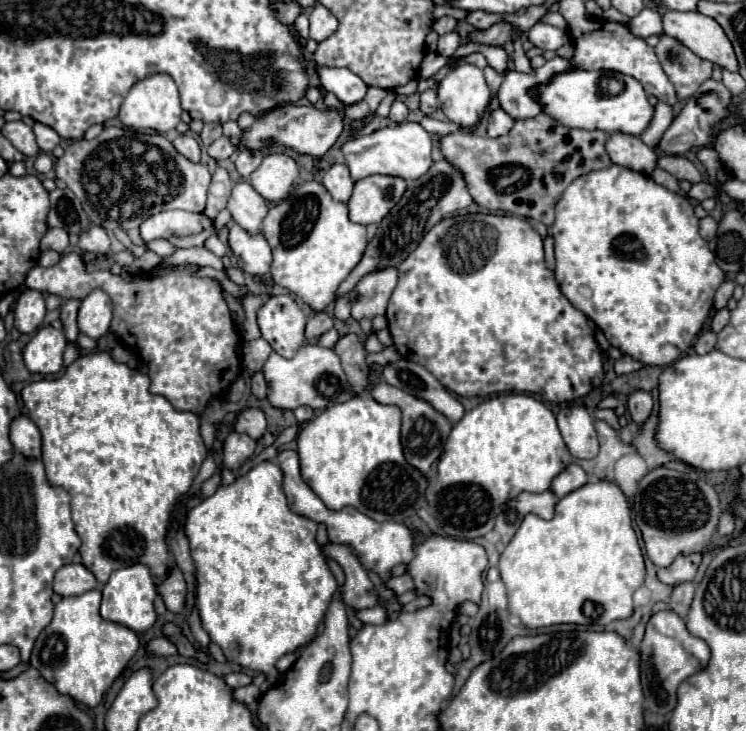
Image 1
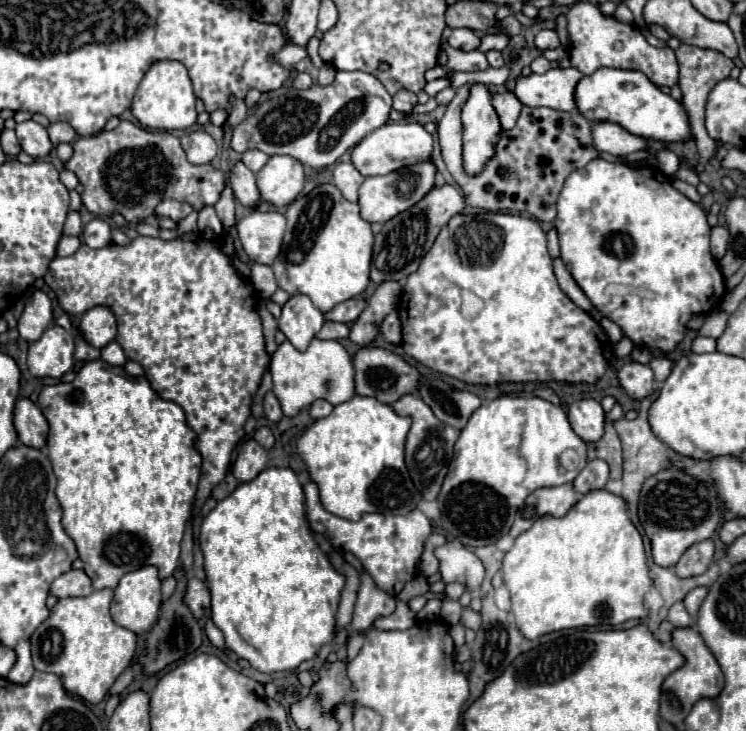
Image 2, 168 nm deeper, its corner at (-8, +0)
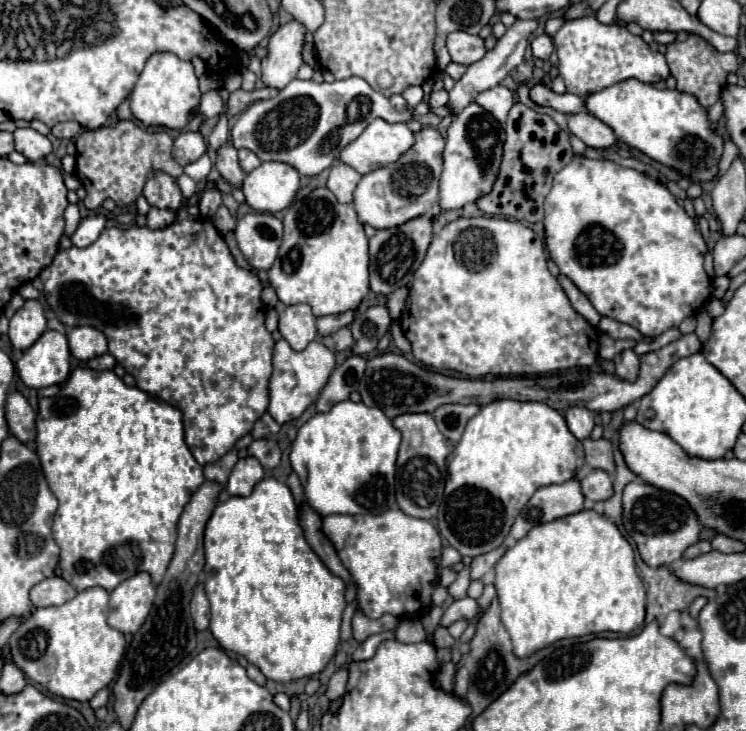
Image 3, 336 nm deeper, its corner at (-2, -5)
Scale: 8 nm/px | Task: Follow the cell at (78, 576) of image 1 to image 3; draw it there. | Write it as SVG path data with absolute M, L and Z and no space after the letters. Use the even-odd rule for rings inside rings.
M62 576L46 578L30 590L30 598L36 608L60 606L60 604L72 600L76 594L78 594L76 588L70 582L66 582Z

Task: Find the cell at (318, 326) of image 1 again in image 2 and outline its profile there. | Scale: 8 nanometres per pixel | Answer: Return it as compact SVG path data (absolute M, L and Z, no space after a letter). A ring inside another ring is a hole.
M324 321L320 333L316 335L318 339L346 339L350 333L350 327L344 323L332 323L332 321Z

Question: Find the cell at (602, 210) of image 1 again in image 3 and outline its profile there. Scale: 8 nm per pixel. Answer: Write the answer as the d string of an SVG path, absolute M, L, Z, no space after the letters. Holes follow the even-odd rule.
M580 158L580 160L572 160L566 168L562 168L556 176L554 176L554 184L552 184L552 190L544 202L544 230L546 230L546 218L548 218L548 232L546 232L546 246L550 250L550 258L558 264L560 268L560 274L568 276L578 288L580 292L592 302L592 306L598 310L600 316L608 316L616 322L624 322L624 324L630 324L634 326L640 334L644 336L660 336L662 332L670 330L670 328L678 328L680 322L688 316L694 316L700 308L706 306L706 302L710 300L712 296L712 282L708 278L708 274L704 272L704 252L706 252L706 244L696 228L696 222L694 218L690 218L684 208L676 202L676 198L668 192L668 188L638 172L638 170L632 170L632 168L624 168L616 162L610 162L610 160L588 160L588 158Z

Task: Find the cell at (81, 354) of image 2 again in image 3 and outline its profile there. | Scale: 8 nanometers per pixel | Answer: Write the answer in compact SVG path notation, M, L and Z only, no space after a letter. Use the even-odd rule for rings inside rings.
M102 354L100 358L88 360L88 366L92 370L112 370L114 364L116 364L116 358L112 358L112 354Z

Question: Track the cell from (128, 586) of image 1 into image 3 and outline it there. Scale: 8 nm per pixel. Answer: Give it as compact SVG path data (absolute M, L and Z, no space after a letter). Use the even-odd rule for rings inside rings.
M134 574L110 592L108 624L124 634L134 634L146 620L154 602L154 584L150 574Z

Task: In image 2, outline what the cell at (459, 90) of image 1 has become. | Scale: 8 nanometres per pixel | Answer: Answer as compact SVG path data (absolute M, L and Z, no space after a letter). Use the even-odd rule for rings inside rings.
M474 85L474 89L470 91L470 97L462 109L462 127L464 127L464 133L462 133L462 167L464 167L466 175L476 177L484 171L486 163L494 157L496 143L502 137L502 127L500 127L498 115L492 107L490 93L484 85Z

